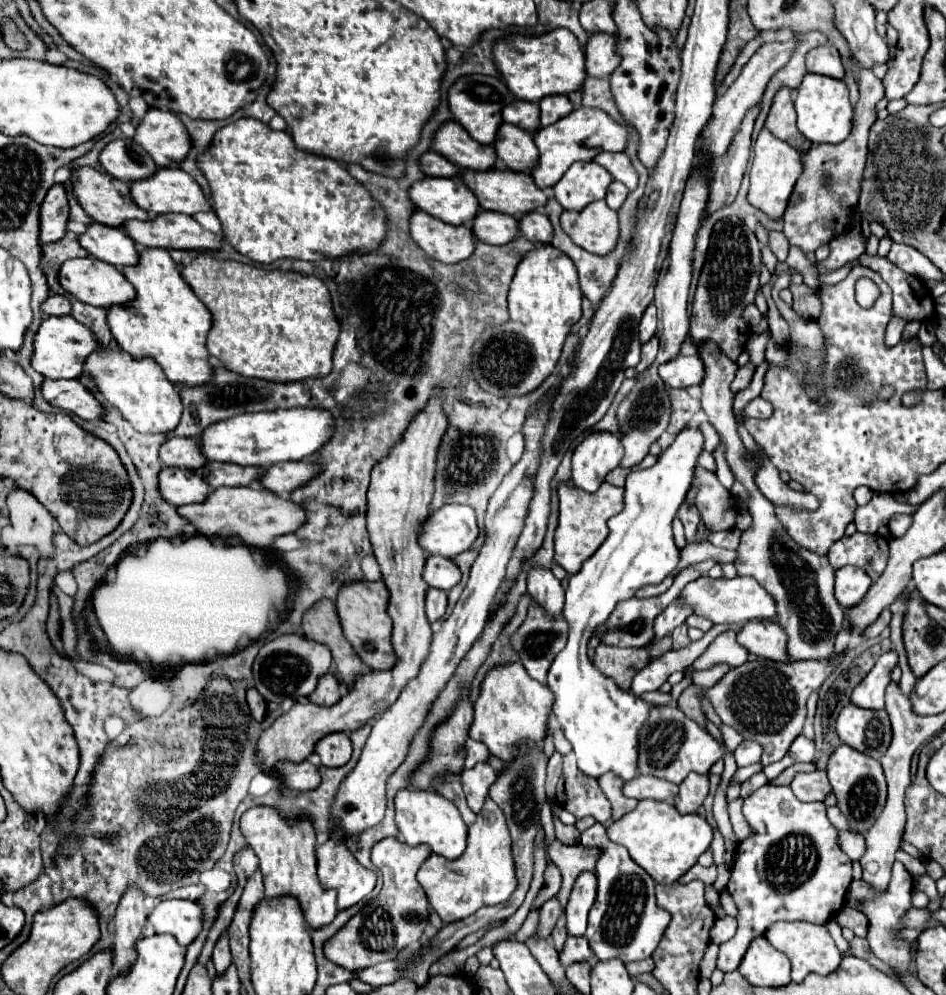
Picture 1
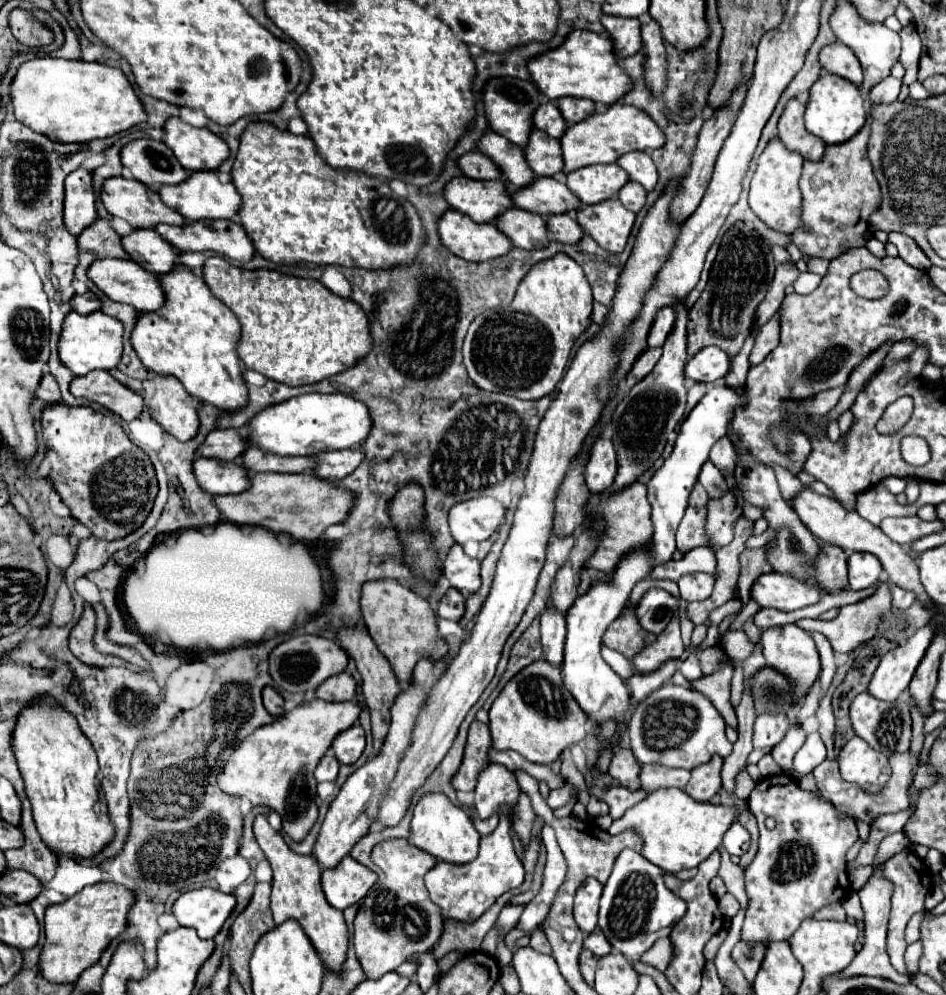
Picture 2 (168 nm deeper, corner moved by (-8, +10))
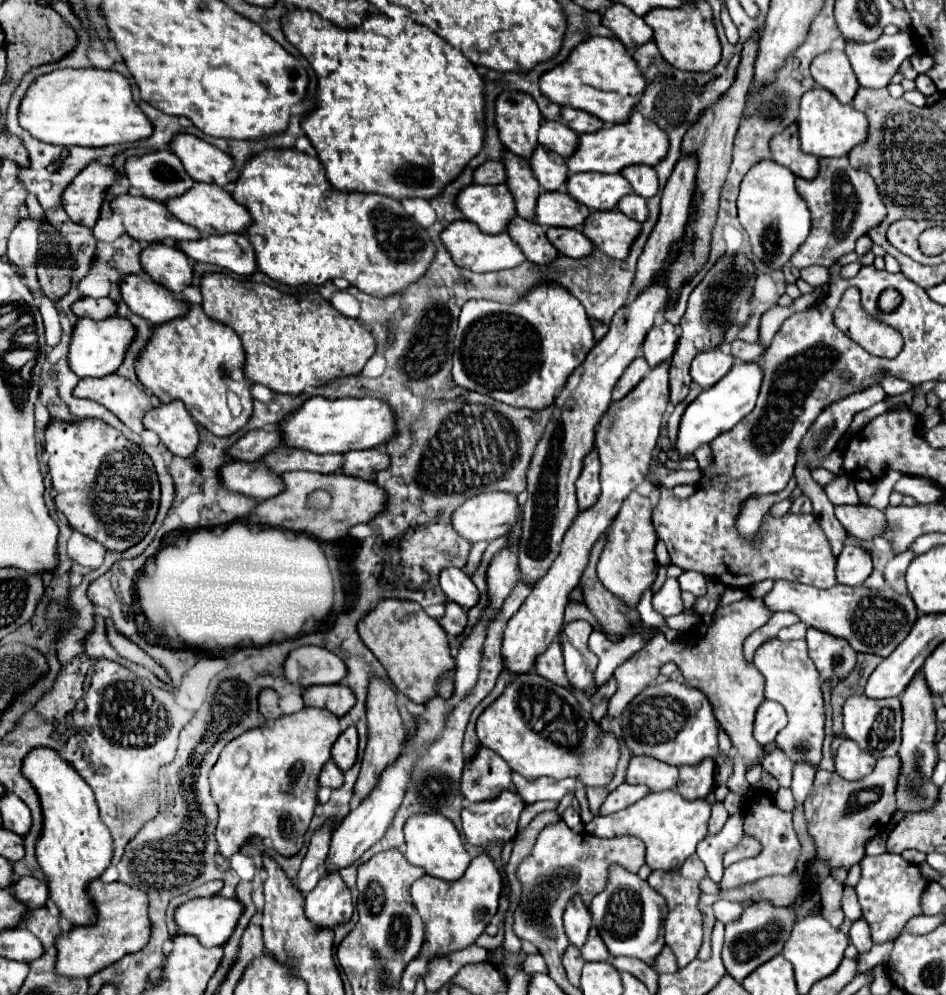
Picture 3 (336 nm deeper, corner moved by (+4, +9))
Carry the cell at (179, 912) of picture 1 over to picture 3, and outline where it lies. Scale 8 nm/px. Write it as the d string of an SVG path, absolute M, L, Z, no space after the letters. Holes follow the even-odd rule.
M208 896L192 898L180 904L174 912L174 920L182 934L196 936L204 946L222 946L238 918L242 914L242 904L236 898Z

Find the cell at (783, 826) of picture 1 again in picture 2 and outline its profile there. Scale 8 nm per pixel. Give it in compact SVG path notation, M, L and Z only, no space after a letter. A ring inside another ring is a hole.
M764 777L754 787L754 791L748 797L748 809L758 821L760 839L758 839L758 853L754 861L744 869L744 881L746 881L746 893L748 893L748 911L742 927L742 941L756 943L756 941L788 941L792 933L798 929L798 925L812 917L814 911L820 907L842 901L850 893L850 881L846 875L846 851L858 841L858 829L856 823L850 819L842 819L836 809L822 797L814 797L812 793L798 787L798 783L792 777L786 777L786 783L778 783L780 777ZM768 817L776 819L774 829L766 829L764 821Z

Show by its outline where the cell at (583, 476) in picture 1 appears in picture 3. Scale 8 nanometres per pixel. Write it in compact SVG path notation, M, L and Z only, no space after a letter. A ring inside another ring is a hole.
M592 450L588 454L588 458L584 458L584 468L582 468L582 474L580 474L578 482L576 482L580 510L590 508L598 500L598 496L600 496L598 474L600 474L600 460L598 460L596 450Z

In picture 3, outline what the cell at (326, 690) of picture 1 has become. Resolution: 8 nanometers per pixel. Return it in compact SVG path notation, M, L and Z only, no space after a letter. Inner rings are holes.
M328 684L328 686L310 686L304 690L304 704L314 708L326 708L338 718L344 716L352 706L356 698L352 690L344 684Z

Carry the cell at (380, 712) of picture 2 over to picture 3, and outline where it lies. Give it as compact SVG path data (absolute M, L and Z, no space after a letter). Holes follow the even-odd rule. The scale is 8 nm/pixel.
M370 678L368 700L366 700L366 718L368 718L368 722L366 722L368 724L368 742L366 742L366 750L364 750L364 758L362 758L360 776L354 786L354 790L362 798L366 798L370 794L372 786L376 786L376 778L382 774L384 766L388 766L392 760L396 760L396 756L402 752L402 742L406 736L400 712L394 704L394 690L384 678Z

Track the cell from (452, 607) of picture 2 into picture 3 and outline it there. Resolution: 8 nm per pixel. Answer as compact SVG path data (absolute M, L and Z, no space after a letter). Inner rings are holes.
M450 600L444 604L444 608L446 608L446 612L438 620L438 624L446 630L446 634L458 636L466 626L466 612L462 606L458 606L456 602L450 602Z

